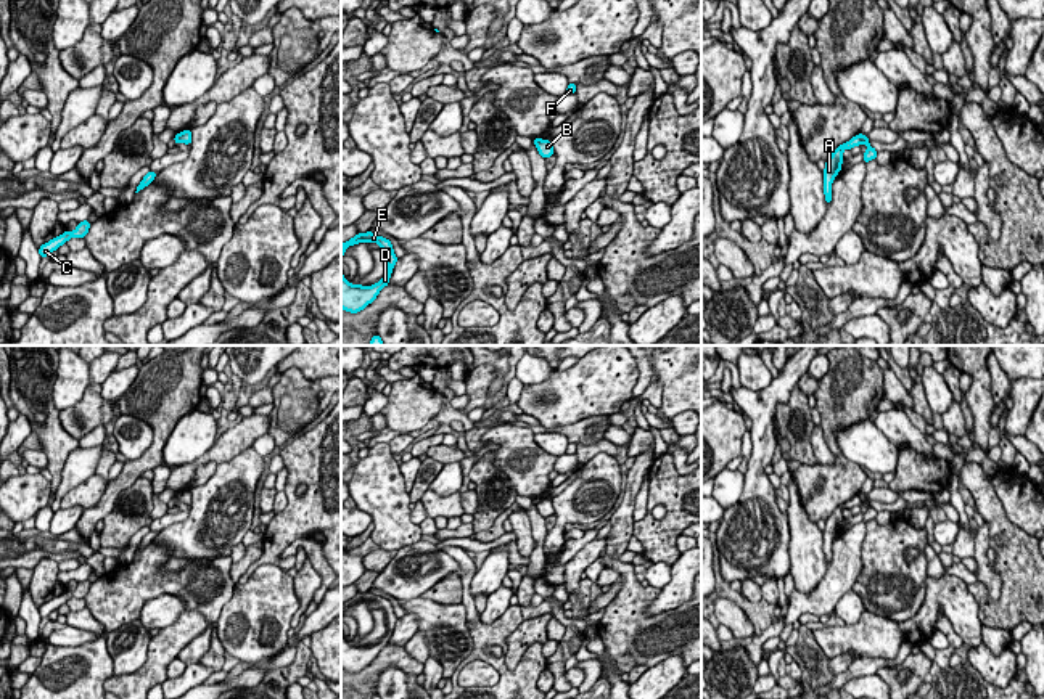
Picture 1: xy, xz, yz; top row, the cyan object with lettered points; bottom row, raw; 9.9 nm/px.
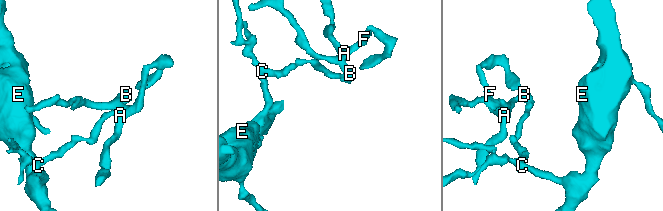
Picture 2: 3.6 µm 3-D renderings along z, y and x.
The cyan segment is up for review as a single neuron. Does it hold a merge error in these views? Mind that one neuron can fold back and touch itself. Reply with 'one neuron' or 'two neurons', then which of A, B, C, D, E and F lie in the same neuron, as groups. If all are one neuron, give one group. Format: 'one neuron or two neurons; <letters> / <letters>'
two neurons; A F / B C D E

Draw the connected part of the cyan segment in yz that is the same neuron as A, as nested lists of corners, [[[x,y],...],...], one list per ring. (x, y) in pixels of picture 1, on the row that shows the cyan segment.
[[[859,135],[853,137],[849,141],[840,145],[832,156],[825,161],[825,169],[822,172],[824,175],[824,194],[825,194],[825,204],[832,202],[832,183],[833,178],[838,175],[838,172],[841,170],[841,164],[843,164],[843,151],[845,149],[851,149],[854,146],[859,146],[862,141],[859,138]]]

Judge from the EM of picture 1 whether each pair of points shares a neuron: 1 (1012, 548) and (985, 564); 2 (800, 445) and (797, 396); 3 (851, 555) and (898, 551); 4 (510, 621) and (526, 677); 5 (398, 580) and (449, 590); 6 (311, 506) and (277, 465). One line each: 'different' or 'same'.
1: different
2: same
3: different
4: same
5: different
6: different

